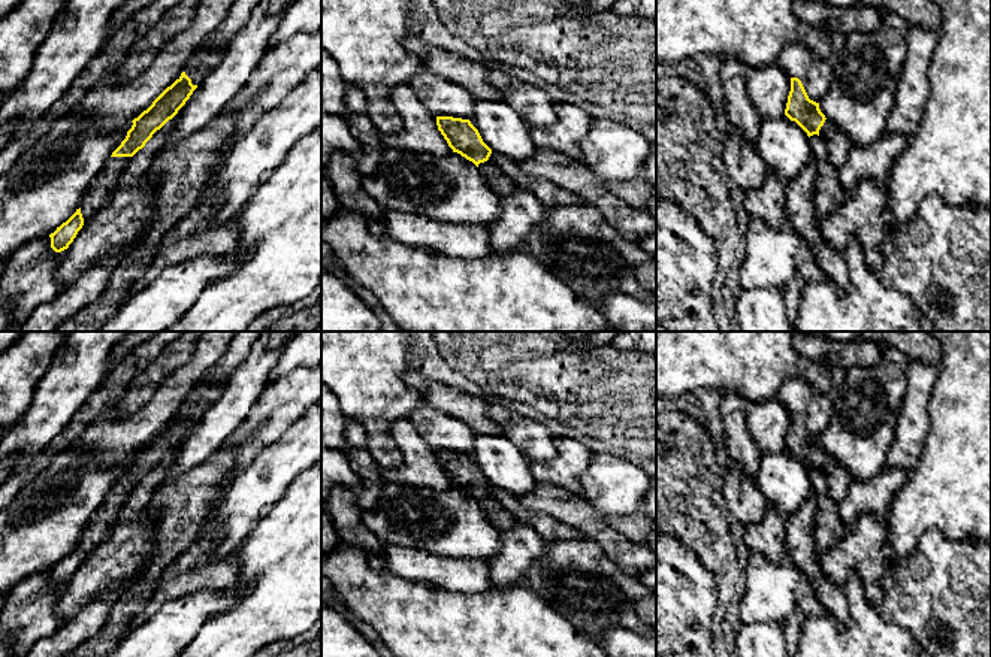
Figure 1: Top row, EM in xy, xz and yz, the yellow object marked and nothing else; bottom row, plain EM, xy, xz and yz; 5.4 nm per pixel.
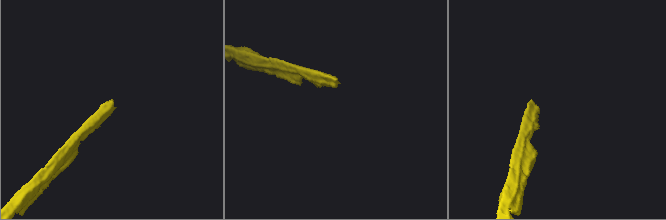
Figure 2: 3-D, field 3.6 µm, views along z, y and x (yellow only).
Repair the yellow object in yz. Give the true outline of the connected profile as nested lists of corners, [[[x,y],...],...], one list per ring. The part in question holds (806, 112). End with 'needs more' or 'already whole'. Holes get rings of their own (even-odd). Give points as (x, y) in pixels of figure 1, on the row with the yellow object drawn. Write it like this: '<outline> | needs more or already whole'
[[[791,78],[791,91],[785,115],[795,121],[807,136],[818,134],[827,146],[830,163],[839,170],[852,148],[849,137],[839,130],[819,109],[819,103],[809,99],[801,81]]] | needs more

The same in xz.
[[[436,116],[436,125],[453,152],[472,161],[487,184],[502,197],[517,190],[510,179],[490,158],[492,149],[483,142],[478,130],[469,119],[453,116]]] | needs more

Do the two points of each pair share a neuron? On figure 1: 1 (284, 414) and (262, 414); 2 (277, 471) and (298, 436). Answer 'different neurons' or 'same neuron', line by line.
1: same neuron
2: same neuron

